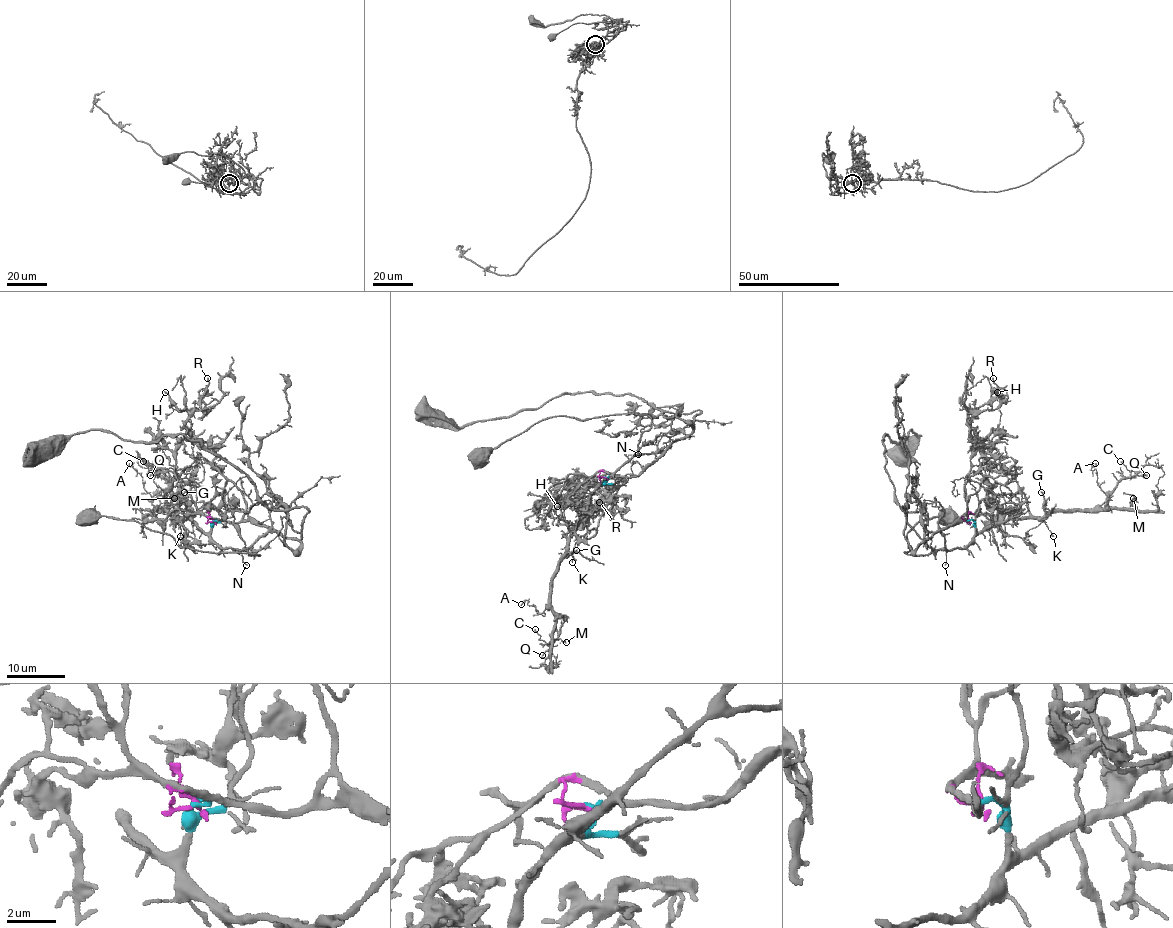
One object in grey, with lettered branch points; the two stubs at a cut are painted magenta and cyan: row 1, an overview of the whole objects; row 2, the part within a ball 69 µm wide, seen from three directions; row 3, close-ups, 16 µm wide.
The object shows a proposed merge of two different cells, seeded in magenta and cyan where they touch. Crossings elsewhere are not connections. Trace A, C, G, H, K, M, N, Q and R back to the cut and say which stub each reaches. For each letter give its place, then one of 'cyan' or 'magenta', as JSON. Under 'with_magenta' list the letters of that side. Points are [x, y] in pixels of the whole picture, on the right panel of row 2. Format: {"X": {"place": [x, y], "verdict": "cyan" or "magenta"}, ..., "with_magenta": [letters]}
{"A": {"place": [1095, 463], "verdict": "cyan"}, "C": {"place": [1120, 461], "verdict": "cyan"}, "G": {"place": [1041, 492], "verdict": "cyan"}, "H": {"place": [997, 392], "verdict": "magenta"}, "K": {"place": [1053, 536], "verdict": "cyan"}, "M": {"place": [1133, 498], "verdict": "cyan"}, "N": {"place": [945, 565], "verdict": "cyan"}, "Q": {"place": [1146, 475], "verdict": "cyan"}, "R": {"place": [993, 378], "verdict": "magenta"}, "with_magenta": ["H", "R"]}

